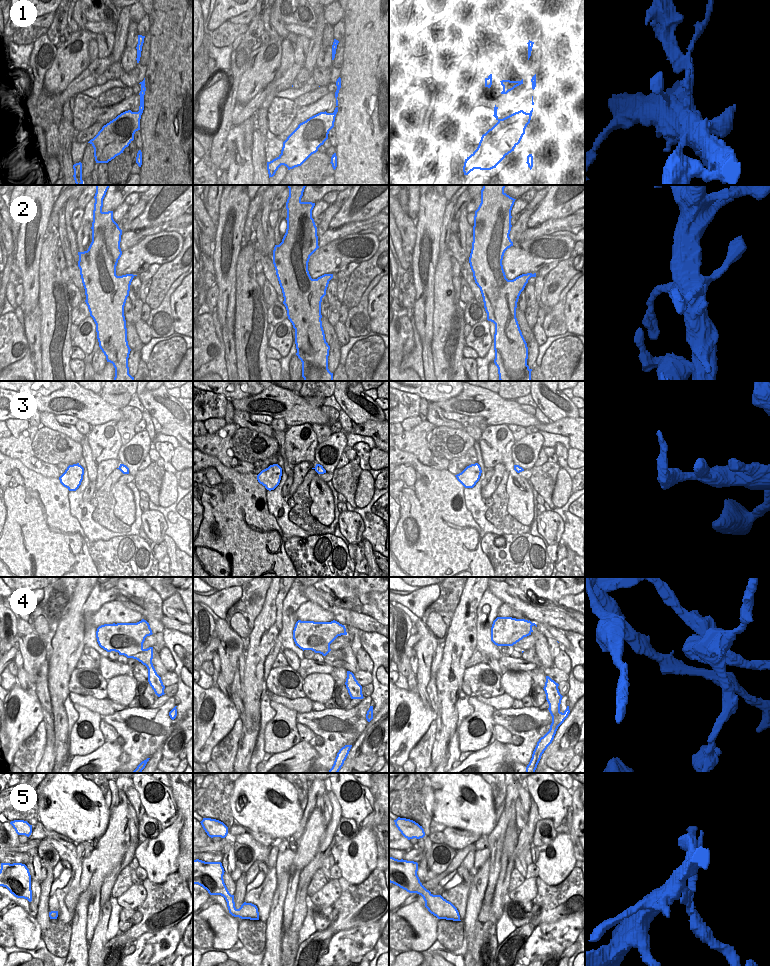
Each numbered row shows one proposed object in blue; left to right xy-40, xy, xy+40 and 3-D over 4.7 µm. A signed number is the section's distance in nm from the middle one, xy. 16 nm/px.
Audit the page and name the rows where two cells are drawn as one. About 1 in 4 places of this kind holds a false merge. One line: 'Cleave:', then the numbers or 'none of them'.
Cleave: 4, 5

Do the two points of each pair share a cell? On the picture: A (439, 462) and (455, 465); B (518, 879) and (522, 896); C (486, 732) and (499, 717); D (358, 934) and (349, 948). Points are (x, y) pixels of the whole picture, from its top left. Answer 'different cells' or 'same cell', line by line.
A: different cells
B: different cells
C: different cells
D: same cell

